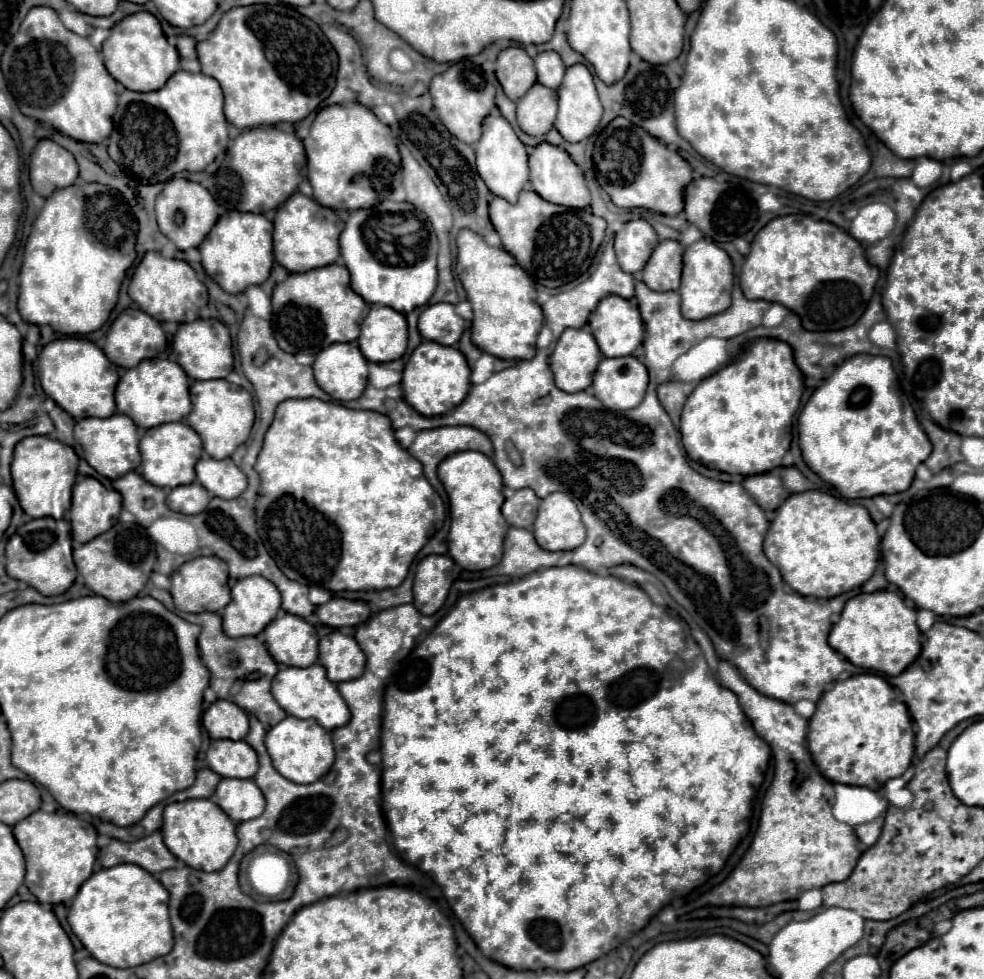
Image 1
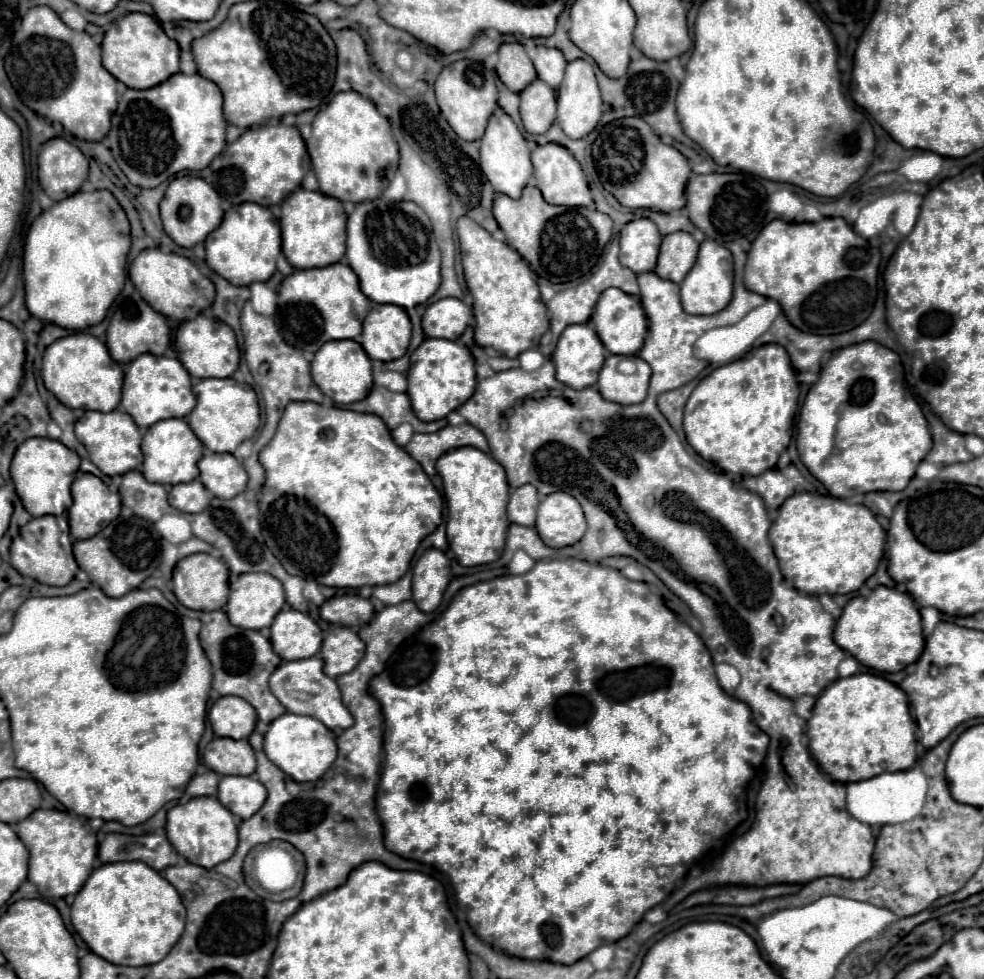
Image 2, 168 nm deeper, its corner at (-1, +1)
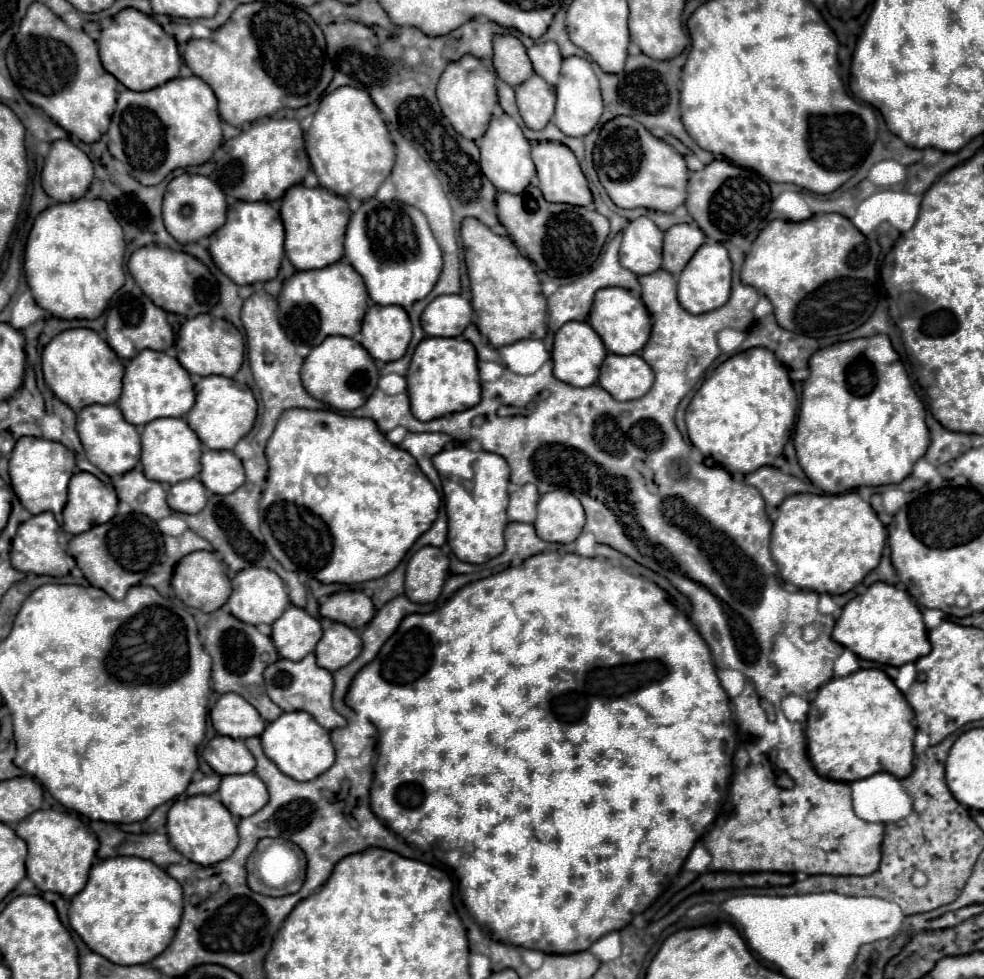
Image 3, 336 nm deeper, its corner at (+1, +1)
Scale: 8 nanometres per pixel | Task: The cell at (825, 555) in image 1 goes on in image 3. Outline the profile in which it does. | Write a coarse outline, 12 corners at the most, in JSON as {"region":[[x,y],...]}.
{"region":[[856,491],[798,493],[770,551],[786,583],[838,595],[880,563]]}

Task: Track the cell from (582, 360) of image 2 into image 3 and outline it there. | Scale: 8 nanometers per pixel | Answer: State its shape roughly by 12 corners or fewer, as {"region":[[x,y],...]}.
{"region":[[586,321],[556,331],[554,377],[588,387],[606,357]]}

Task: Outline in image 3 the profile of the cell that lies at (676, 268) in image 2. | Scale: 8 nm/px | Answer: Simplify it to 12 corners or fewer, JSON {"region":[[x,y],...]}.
{"region":[[696,225],[664,233],[662,267],[680,275],[706,241]]}

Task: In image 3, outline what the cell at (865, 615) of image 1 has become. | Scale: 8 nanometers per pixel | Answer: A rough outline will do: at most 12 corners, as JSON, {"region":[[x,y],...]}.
{"region":[[874,583],[850,599],[832,639],[894,667],[930,653],[906,591]]}

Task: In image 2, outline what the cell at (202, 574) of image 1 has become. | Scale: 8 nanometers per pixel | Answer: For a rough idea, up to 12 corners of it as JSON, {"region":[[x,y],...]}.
{"region":[[194,553],[176,565],[172,589],[196,611],[228,601],[228,567]]}

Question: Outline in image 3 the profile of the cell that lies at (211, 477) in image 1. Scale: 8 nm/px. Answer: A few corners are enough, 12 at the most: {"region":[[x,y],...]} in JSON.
{"region":[[206,451],[198,479],[210,493],[234,493],[246,479],[230,451]]}

